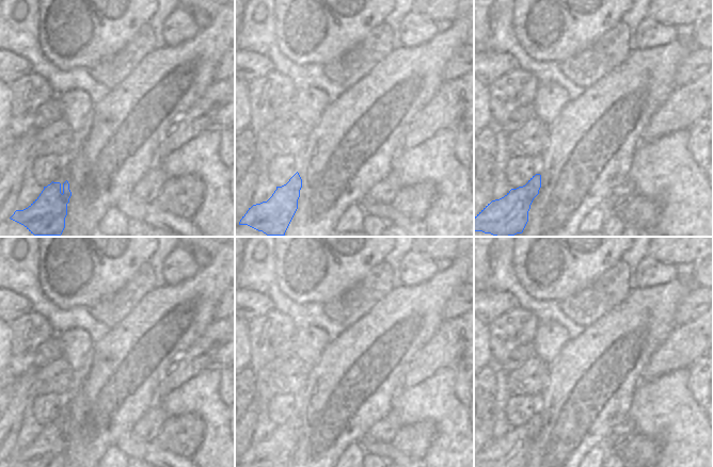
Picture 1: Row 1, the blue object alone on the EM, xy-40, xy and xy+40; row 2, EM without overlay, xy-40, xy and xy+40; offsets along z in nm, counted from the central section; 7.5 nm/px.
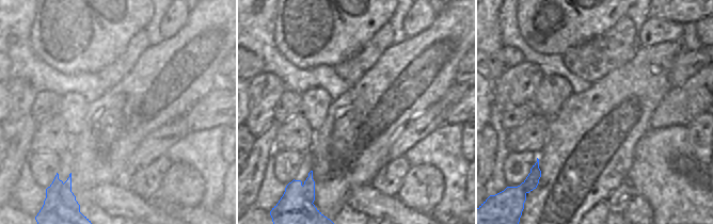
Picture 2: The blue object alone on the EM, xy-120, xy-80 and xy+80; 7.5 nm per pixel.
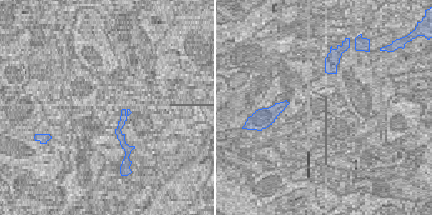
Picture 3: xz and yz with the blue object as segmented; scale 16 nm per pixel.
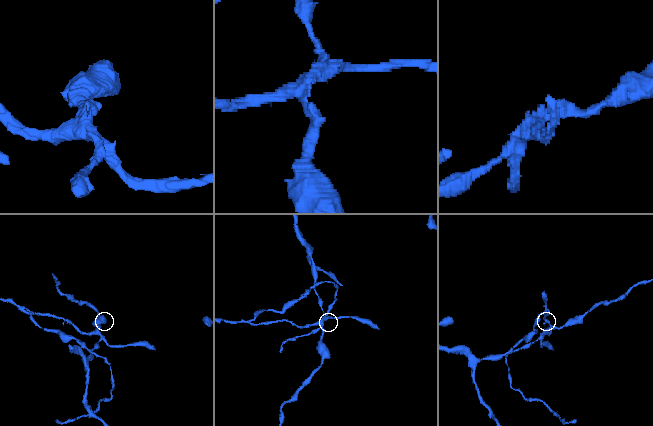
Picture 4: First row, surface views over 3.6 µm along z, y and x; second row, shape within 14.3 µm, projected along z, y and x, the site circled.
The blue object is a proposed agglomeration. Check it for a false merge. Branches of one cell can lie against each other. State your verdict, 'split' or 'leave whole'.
split

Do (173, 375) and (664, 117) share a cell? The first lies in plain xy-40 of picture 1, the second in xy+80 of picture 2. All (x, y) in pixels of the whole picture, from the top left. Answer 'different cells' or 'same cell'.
same cell

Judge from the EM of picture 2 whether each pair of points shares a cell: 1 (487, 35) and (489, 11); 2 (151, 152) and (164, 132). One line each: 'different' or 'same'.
1: same
2: same

